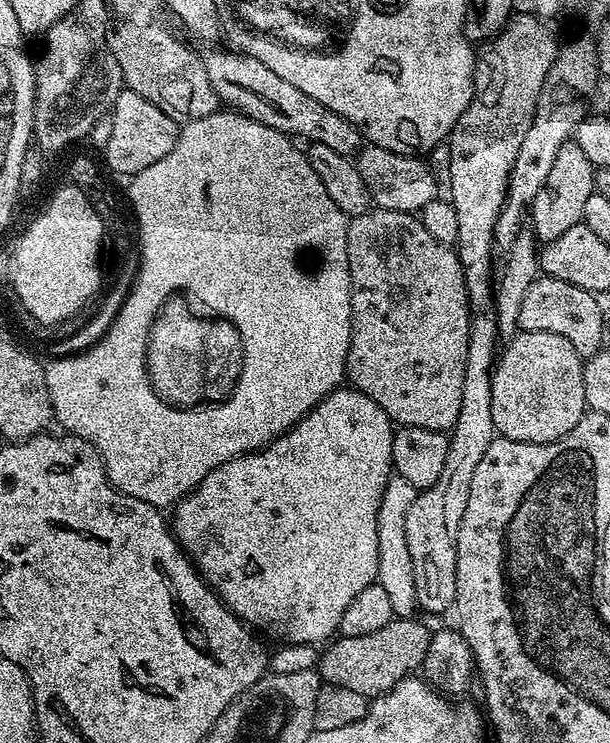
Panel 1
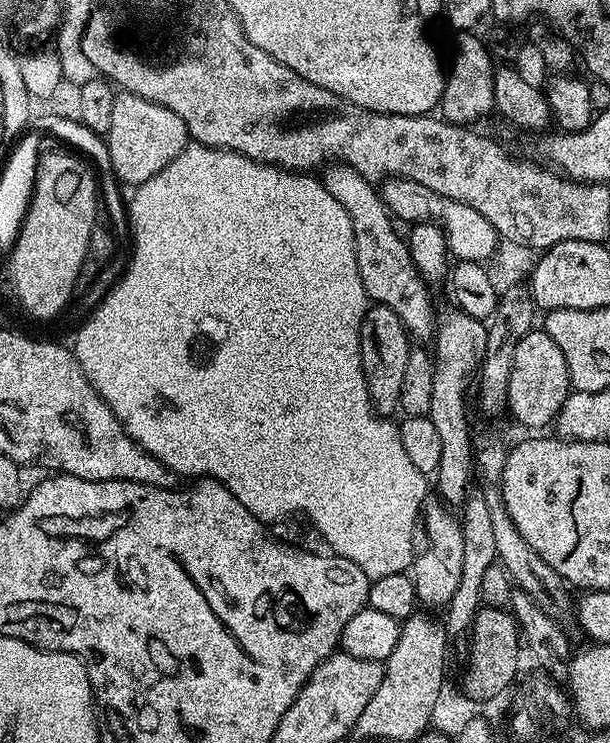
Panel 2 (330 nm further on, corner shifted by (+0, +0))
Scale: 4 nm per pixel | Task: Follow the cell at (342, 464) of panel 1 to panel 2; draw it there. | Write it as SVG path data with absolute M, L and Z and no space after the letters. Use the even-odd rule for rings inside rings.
M376 304L365 312L360 327L360 361L364 379L368 381L372 407L385 418L391 417L391 412L395 413L400 406L402 378L406 378L406 362L410 351L408 340L410 333L394 310Z

